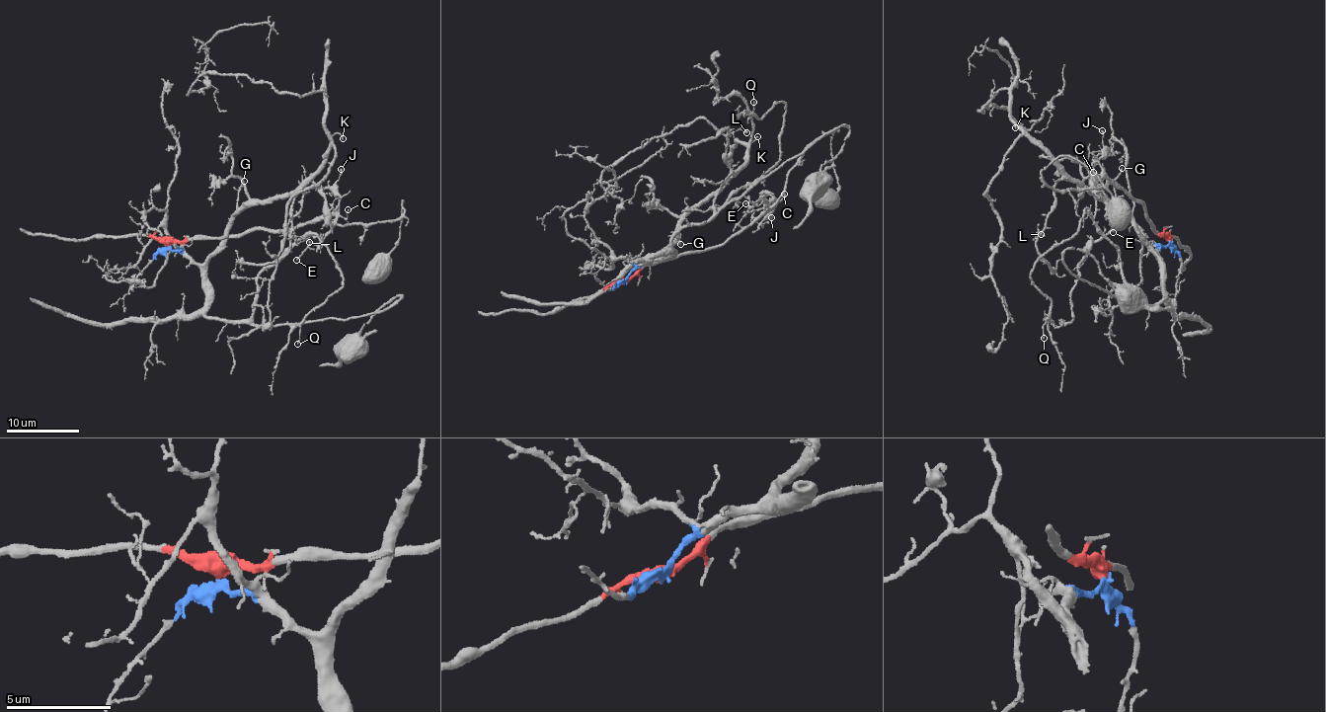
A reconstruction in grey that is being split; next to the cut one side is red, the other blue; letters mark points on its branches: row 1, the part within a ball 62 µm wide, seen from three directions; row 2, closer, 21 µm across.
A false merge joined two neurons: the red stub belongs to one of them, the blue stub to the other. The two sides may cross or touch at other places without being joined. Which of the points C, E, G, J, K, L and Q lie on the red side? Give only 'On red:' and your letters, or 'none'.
On red: C, E, J

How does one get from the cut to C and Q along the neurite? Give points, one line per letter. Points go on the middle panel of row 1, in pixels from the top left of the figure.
C: (624, 281), (647, 265), (725, 244), (785, 197), (784, 193)
Q: (624, 283), (778, 159), (786, 108), (782, 102), (760, 118), (754, 102)

